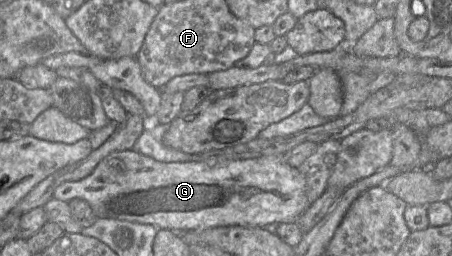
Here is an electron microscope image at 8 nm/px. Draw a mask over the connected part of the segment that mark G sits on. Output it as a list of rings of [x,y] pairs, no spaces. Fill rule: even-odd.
[[[136,150],[112,152],[93,172],[77,181],[65,181],[56,187],[53,198],[85,200],[97,218],[111,218],[150,224],[176,233],[222,226],[262,227],[297,222],[309,207],[306,181],[298,168],[290,166],[284,155],[269,155],[244,160],[159,162]]]

